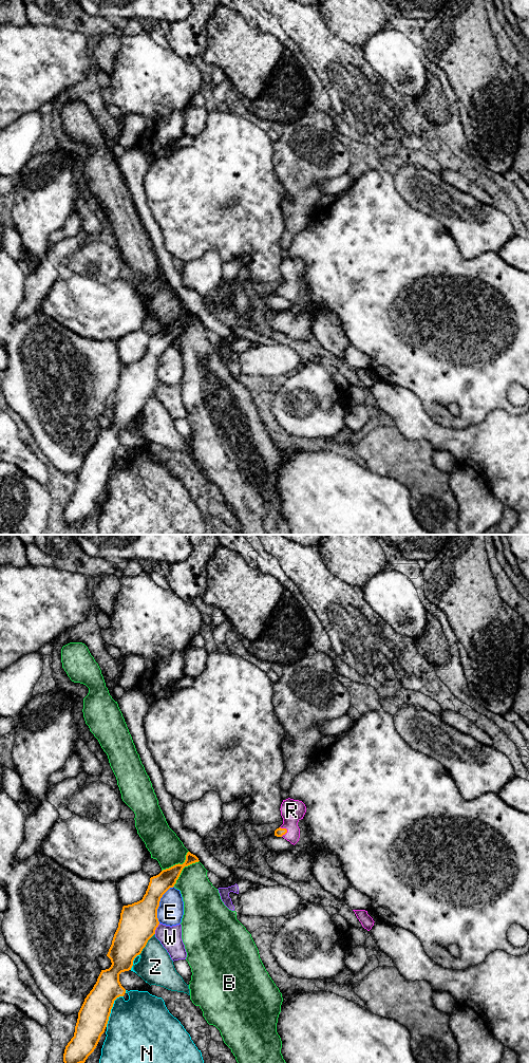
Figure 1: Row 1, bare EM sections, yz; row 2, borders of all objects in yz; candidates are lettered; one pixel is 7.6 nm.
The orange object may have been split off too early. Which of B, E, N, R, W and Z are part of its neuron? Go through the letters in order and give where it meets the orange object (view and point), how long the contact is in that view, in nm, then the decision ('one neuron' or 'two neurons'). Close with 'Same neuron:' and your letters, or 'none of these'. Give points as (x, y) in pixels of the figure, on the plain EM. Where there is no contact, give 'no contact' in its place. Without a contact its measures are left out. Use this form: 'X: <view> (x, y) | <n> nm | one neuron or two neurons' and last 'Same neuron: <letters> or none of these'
B: yz (182, 329) | 280 nm | two neurons
E: yz (158, 362) | 300 nm | two neurons
N: yz (111, 467) | 280 nm | two neurons
R: yz (286, 290) | 80 nm | one neuron
W: yz (155, 388) | 90 nm | two neurons
Z: yz (146, 403) | 200 nm | two neurons
Same neuron: R

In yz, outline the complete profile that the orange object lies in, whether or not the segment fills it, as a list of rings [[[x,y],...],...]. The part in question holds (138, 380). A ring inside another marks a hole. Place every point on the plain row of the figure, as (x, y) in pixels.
[[[188,311],[183,323],[163,329],[150,337],[141,359],[122,366],[118,387],[107,413],[112,424],[101,429],[96,443],[84,458],[78,471],[74,496],[64,508],[65,524],[83,523],[96,507],[107,486],[114,460],[126,452],[119,433],[131,429],[134,417],[141,412],[159,384],[157,368],[160,357],[174,346],[185,325],[199,320],[195,314]]]

